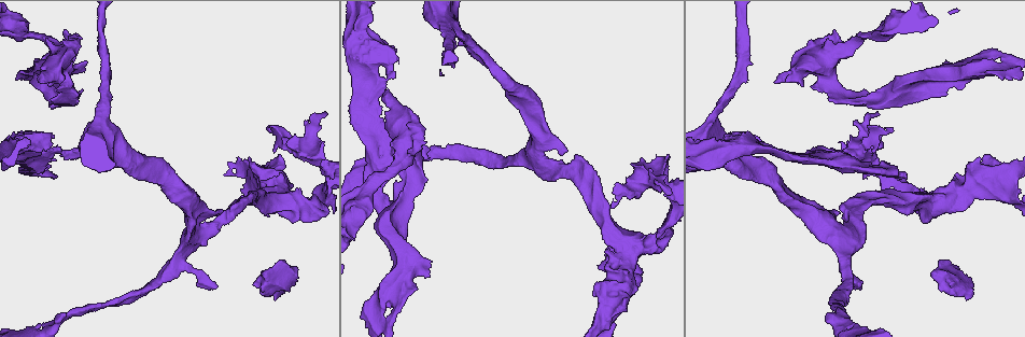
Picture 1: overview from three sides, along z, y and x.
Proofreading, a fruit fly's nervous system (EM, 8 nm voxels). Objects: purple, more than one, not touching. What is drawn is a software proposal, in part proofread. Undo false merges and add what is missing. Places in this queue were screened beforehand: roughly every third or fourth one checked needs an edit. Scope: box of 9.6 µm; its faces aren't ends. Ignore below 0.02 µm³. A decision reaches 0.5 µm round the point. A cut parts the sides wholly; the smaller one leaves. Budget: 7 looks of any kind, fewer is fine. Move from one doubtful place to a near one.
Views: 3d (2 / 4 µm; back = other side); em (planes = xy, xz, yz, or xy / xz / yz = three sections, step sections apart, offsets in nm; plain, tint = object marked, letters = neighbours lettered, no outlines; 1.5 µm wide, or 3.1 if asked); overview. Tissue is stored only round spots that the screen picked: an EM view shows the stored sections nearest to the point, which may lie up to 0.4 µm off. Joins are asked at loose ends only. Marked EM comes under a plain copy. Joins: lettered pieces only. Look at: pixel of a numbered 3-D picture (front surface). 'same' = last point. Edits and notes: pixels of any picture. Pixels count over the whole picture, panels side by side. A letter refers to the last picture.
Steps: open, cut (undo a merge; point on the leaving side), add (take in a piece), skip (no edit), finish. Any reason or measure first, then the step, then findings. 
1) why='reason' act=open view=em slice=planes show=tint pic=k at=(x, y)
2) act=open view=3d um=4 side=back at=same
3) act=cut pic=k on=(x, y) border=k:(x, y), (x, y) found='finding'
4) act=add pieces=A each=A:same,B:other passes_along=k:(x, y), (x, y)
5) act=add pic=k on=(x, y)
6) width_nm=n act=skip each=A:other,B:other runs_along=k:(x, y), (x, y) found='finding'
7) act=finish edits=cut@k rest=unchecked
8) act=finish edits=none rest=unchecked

why='branch stops here' act=open view=em slice=xy step=4 show=tint pic=1 at=(398, 61)

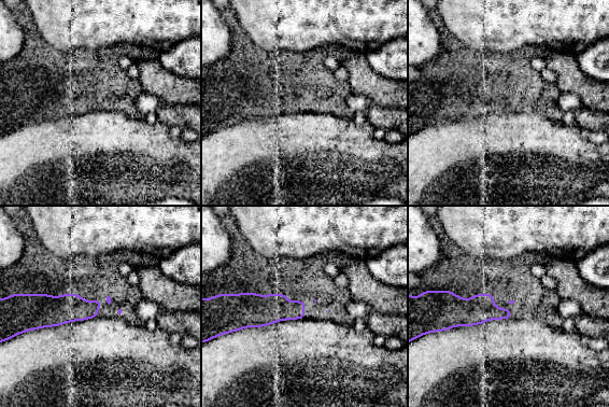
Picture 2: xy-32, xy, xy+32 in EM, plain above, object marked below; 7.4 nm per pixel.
act=open view=em slice=planes show=tint at=same

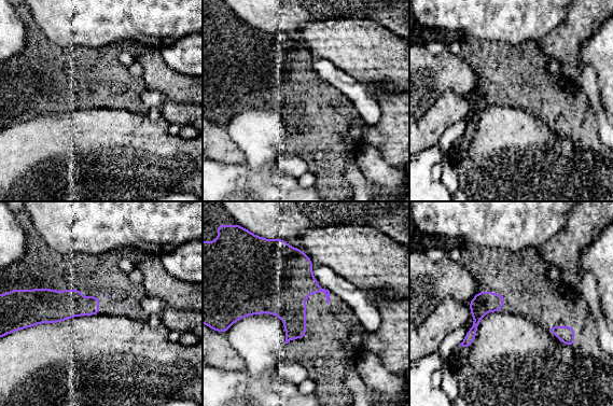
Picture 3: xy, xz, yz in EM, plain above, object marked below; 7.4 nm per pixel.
why='see the neighbours' act=open view=em slice=planes show=letters at=same

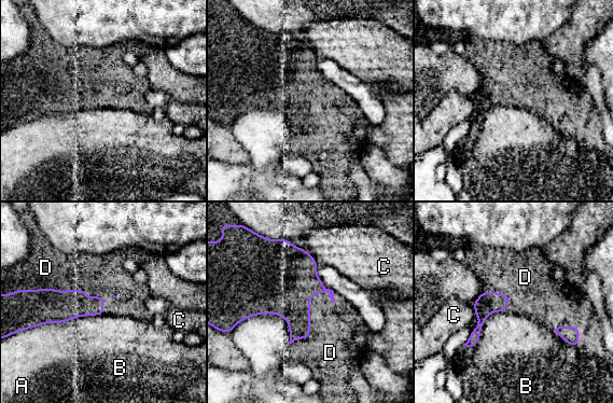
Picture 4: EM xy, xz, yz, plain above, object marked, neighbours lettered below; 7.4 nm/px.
act=add pieces=D each=A:other,B:other,C:other,D:same passes_along=4:(284, 287), (309, 309), (333, 327) found='the cell continues'

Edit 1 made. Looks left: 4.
why='narrows sharply' act=open view=em slice=planes show=tint pic=1 at=(36, 35)

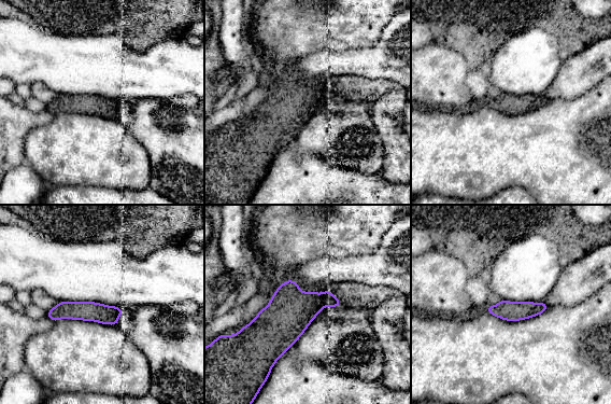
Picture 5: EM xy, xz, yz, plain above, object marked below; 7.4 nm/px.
act=open view=em slice=planes show=letters at=same

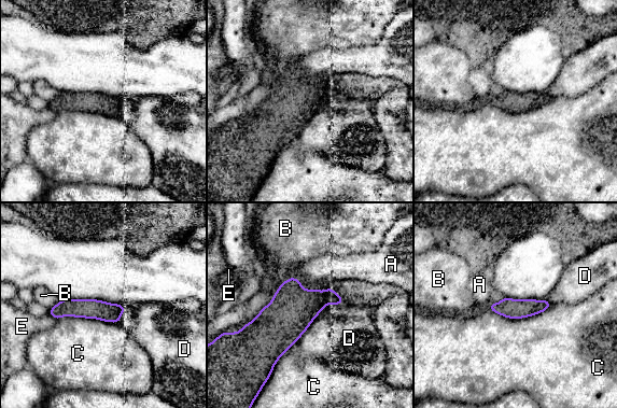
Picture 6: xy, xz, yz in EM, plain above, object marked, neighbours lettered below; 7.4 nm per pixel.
width_nm=140 act=skip each=A:other,B:other,C:other,D:other,E:other found='one cell here'

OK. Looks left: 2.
why='thick end' act=open view=3d um=4 pic=1 at=(276, 299)

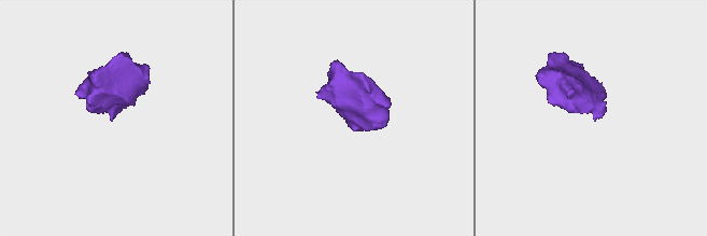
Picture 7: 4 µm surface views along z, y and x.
act=open view=em slice=planes show=letters pic=7 at=(603, 113)

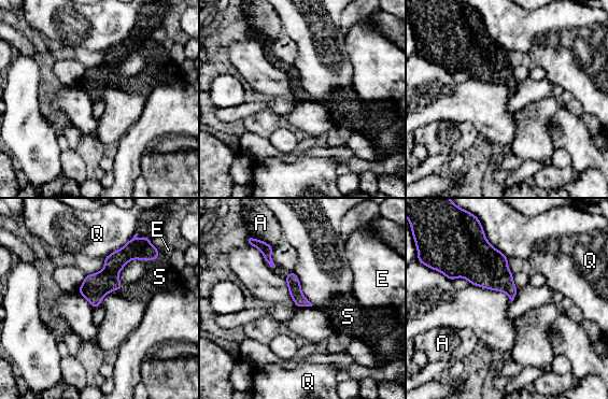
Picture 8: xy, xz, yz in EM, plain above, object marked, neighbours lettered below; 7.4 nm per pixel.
act=add pieces=S each=A:other,E:other,Q:other,S:same passes_along=8:(94, 287), (117, 289), (147, 285) found='it goes on there'

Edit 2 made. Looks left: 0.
act=finish edits=add@4,add@8 rest=unchecked

